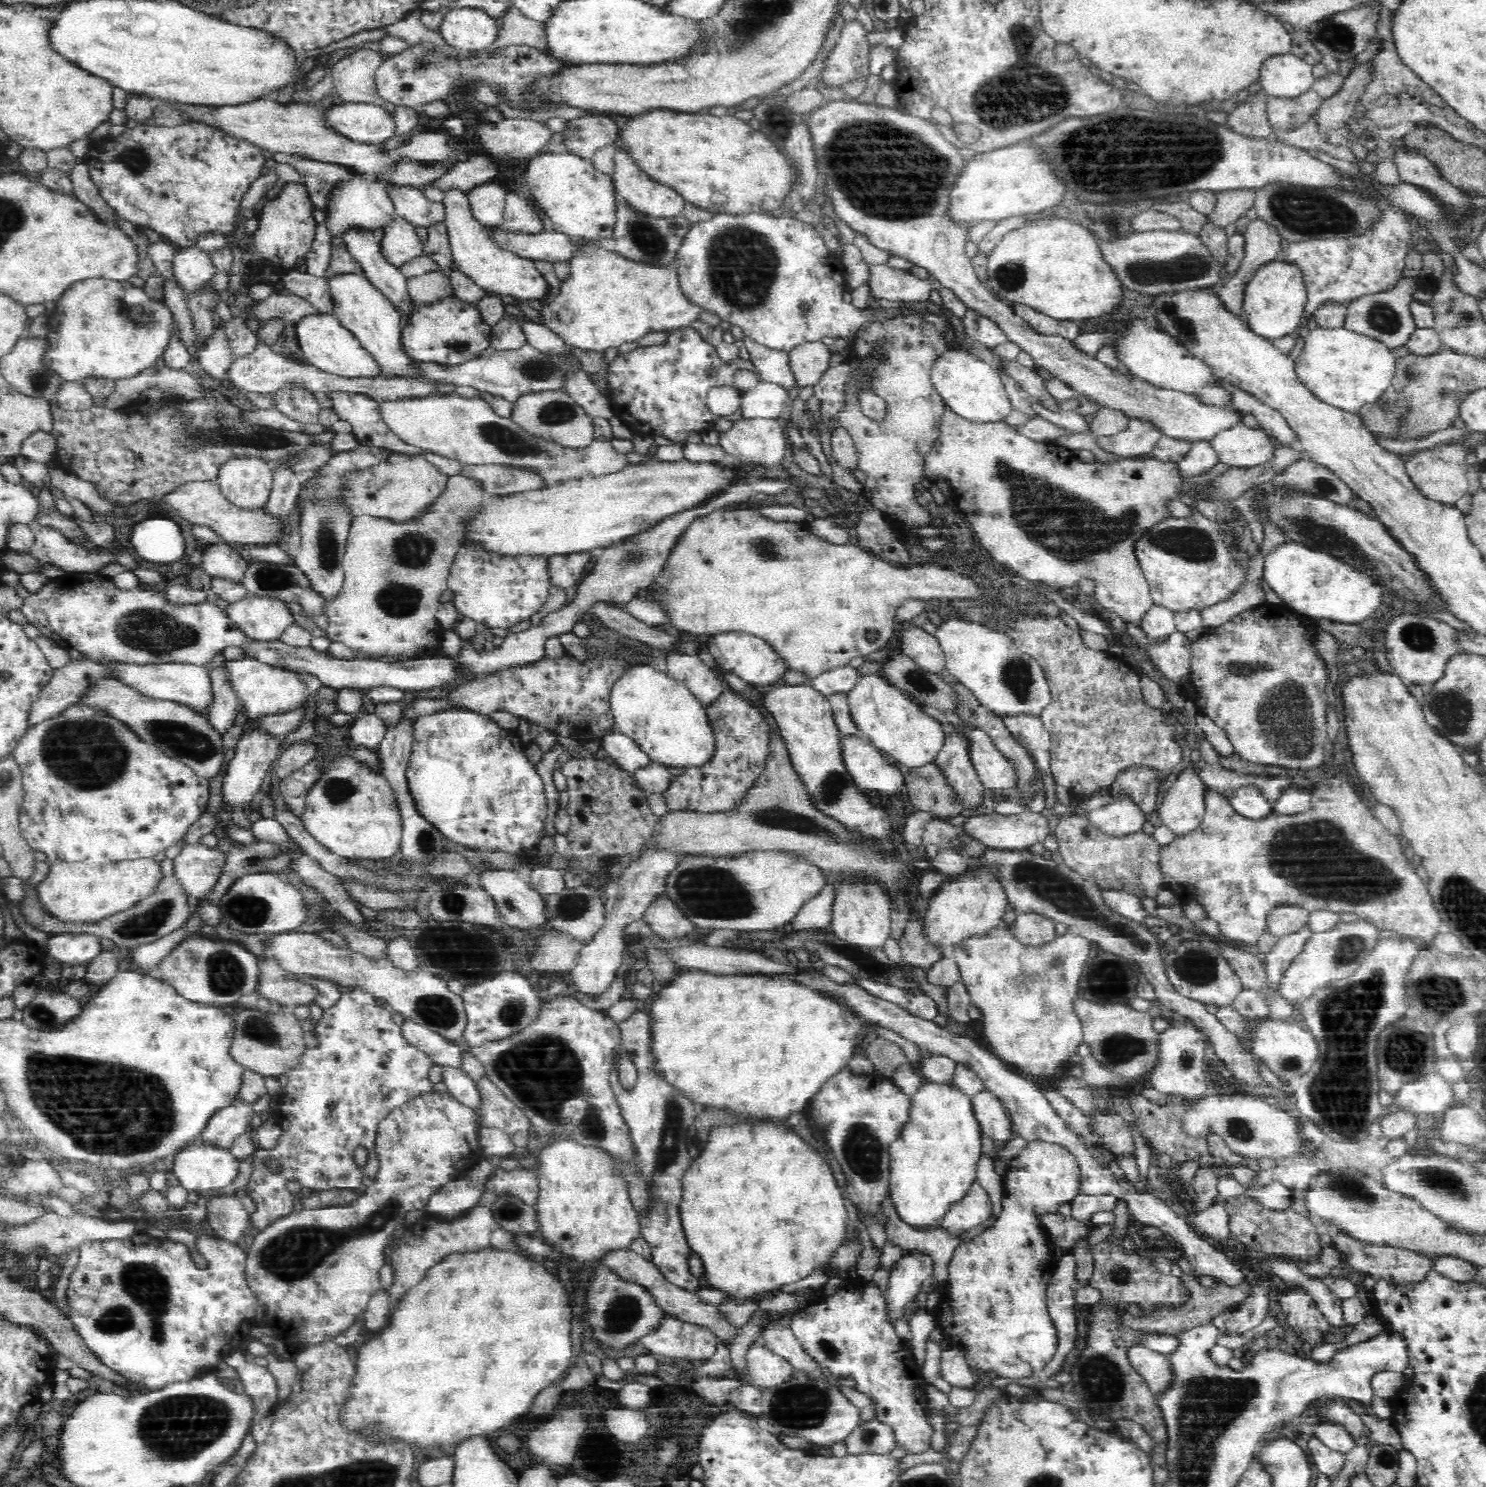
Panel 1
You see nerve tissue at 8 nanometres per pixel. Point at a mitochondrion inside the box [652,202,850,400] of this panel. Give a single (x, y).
(743, 262)

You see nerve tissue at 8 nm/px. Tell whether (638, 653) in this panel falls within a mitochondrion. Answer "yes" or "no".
no

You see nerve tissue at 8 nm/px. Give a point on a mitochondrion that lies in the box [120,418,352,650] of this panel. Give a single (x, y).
(326, 540)

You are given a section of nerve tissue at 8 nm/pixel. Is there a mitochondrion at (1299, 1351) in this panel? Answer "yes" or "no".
no

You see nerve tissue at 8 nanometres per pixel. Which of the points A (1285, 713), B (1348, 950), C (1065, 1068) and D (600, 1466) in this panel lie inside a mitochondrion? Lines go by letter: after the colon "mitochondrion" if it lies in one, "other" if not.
A: mitochondrion
B: mitochondrion
C: other
D: other

